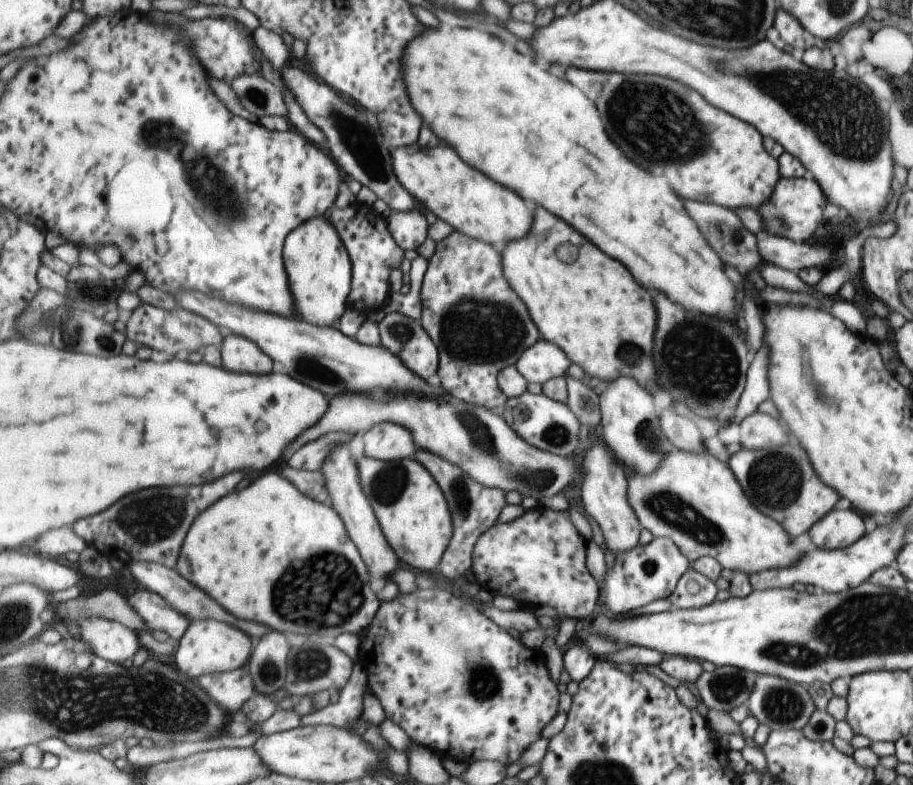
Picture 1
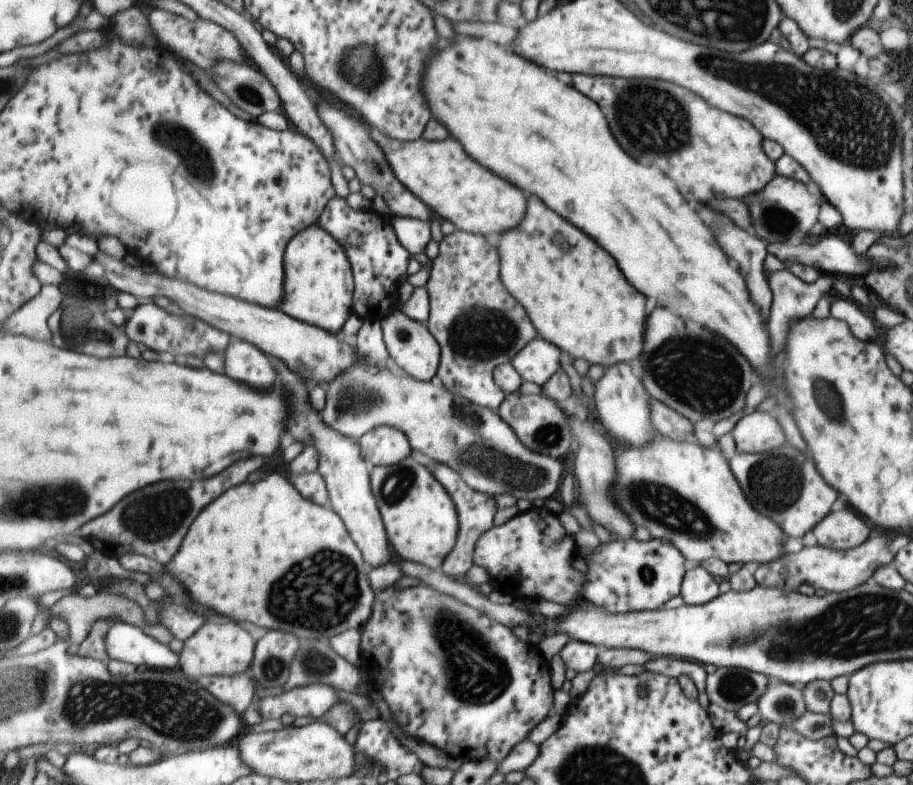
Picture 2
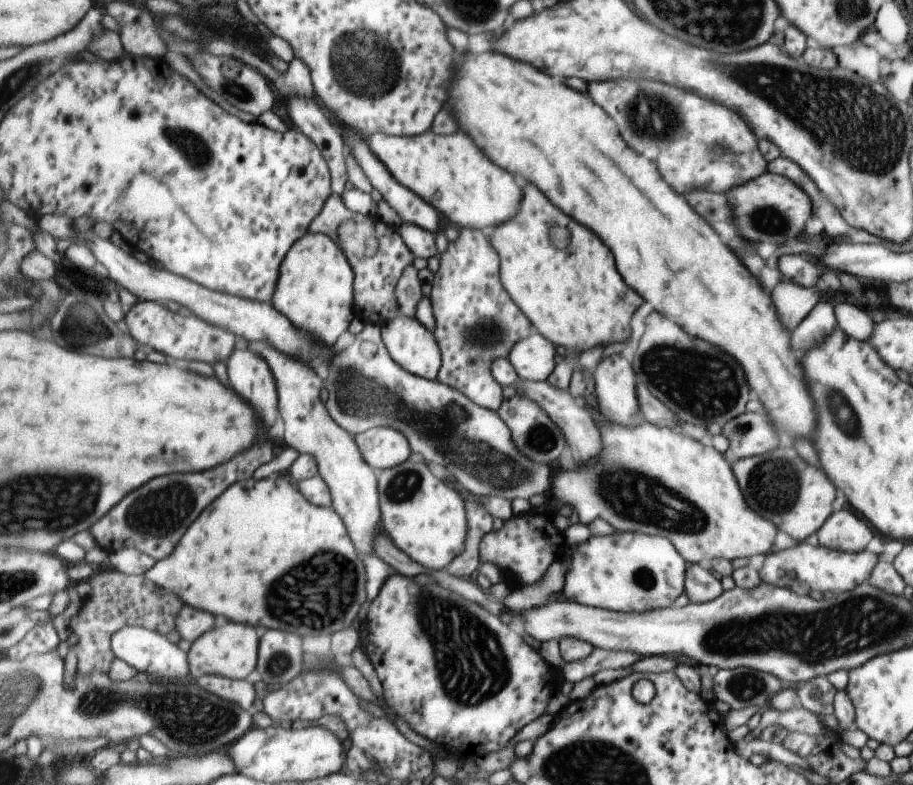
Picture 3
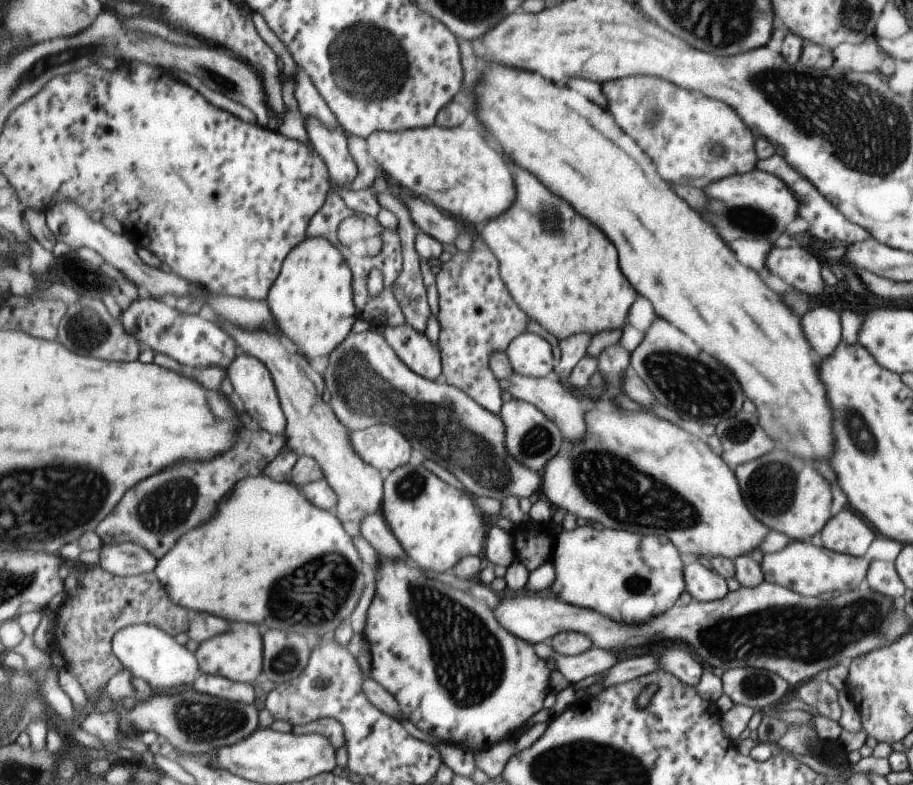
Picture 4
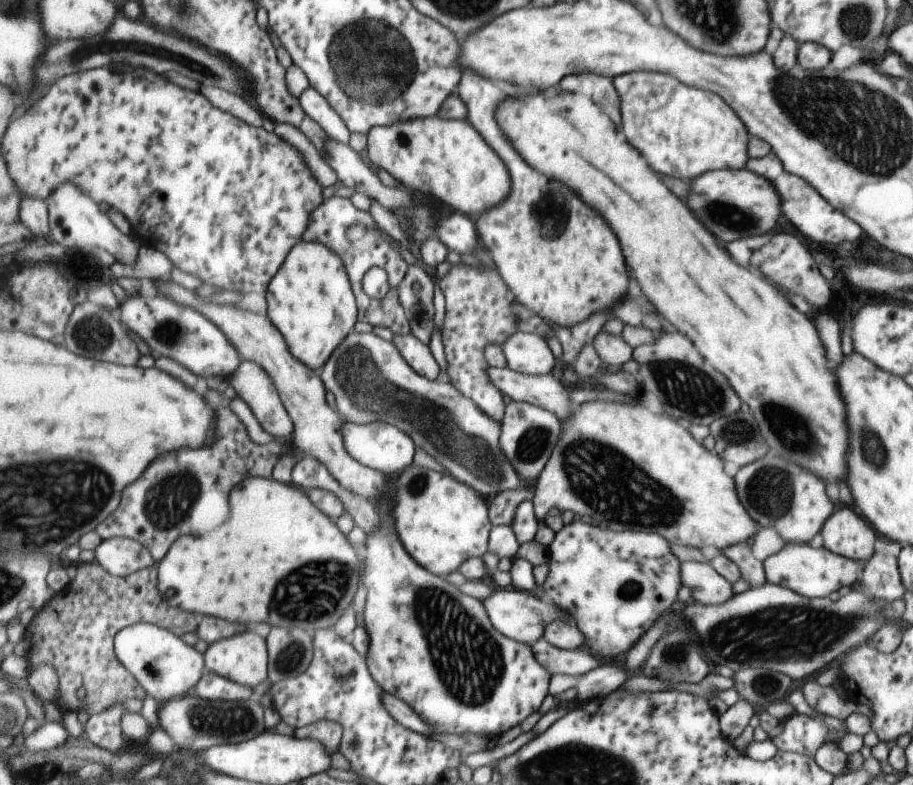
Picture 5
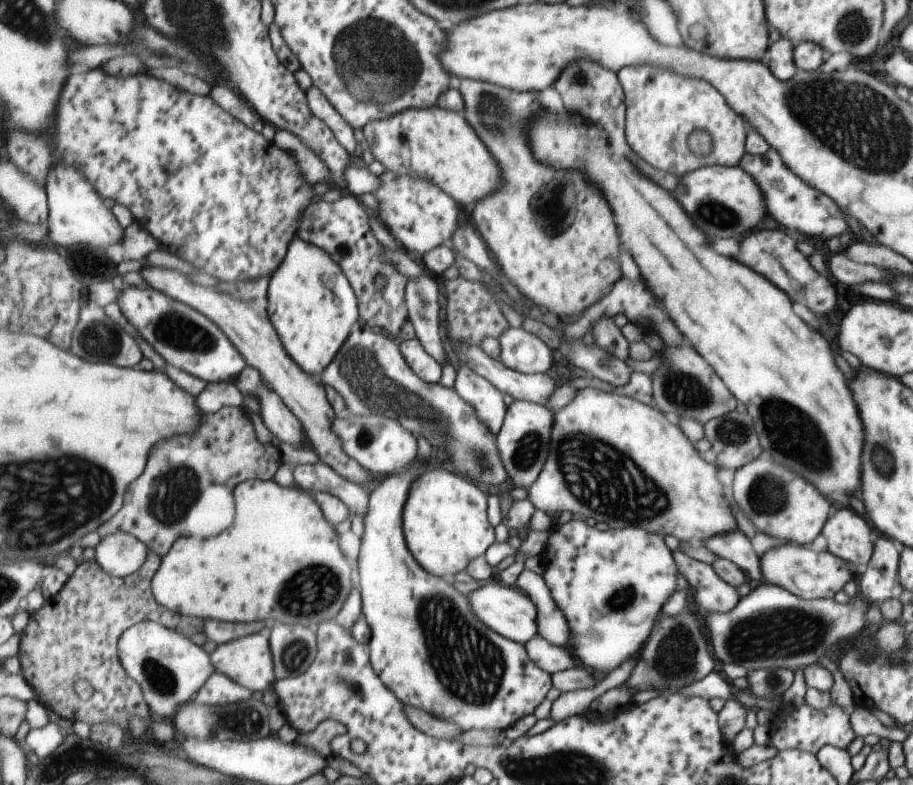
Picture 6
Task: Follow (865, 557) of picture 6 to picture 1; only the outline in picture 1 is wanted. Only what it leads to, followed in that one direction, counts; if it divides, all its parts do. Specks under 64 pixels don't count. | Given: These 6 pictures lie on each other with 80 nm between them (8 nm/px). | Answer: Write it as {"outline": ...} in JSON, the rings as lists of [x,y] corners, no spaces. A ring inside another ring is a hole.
{"outline":[[[832,509],[811,528],[809,538],[814,547],[840,549],[857,542],[865,528],[857,514],[851,510]]]}

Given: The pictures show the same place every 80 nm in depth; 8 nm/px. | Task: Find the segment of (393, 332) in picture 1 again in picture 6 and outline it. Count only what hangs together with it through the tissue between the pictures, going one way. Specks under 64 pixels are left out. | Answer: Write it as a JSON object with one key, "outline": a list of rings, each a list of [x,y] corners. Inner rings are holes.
{"outline":[[[418,338],[402,341],[400,349],[411,368],[421,378],[429,383],[441,382],[441,377],[444,375],[443,364],[437,362],[437,359],[428,353]]]}

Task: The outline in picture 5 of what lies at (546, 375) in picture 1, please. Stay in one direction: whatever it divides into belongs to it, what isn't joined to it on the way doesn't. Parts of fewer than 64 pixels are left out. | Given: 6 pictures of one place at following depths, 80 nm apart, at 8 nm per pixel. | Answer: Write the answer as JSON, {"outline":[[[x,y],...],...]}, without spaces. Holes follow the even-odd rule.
{"outline":[[[516,332],[502,346],[509,368],[526,375],[546,375],[557,360],[542,336],[532,332]]]}

